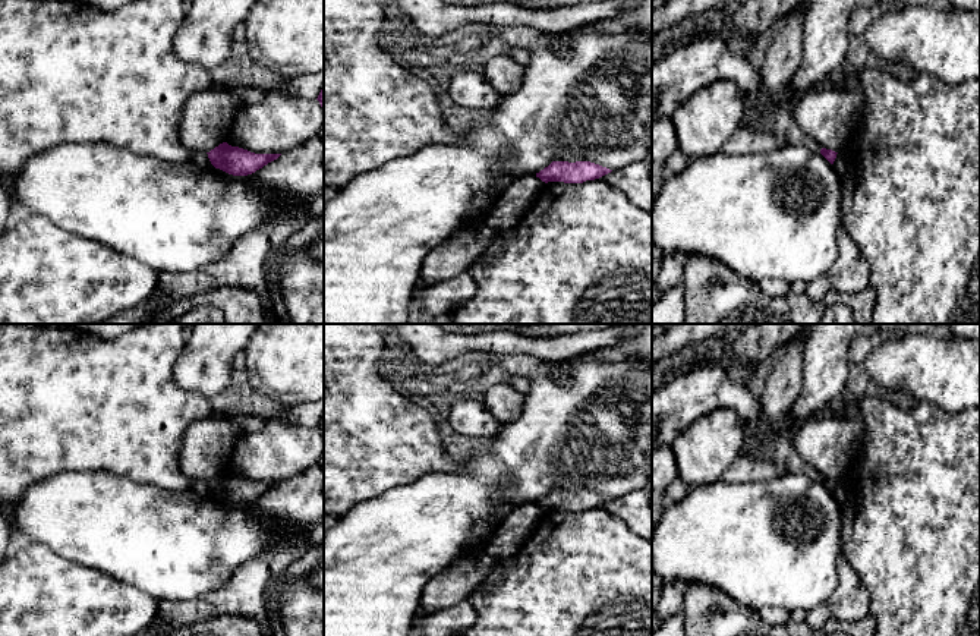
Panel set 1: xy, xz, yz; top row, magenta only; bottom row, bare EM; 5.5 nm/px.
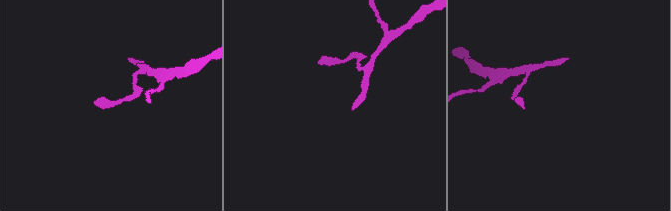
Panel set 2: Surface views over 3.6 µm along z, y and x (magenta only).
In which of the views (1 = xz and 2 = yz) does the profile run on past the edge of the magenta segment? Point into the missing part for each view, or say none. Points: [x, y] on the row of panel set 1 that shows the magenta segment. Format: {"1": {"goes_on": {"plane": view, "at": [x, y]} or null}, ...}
{"1": {"goes_on": null}, "2": {"goes_on": null}}

